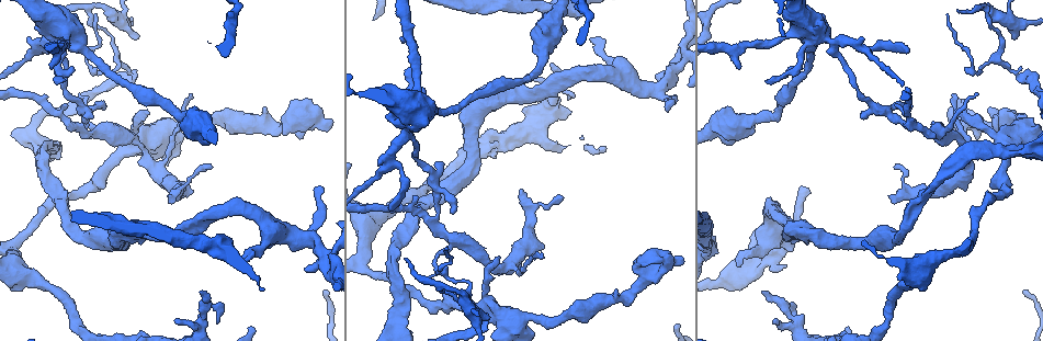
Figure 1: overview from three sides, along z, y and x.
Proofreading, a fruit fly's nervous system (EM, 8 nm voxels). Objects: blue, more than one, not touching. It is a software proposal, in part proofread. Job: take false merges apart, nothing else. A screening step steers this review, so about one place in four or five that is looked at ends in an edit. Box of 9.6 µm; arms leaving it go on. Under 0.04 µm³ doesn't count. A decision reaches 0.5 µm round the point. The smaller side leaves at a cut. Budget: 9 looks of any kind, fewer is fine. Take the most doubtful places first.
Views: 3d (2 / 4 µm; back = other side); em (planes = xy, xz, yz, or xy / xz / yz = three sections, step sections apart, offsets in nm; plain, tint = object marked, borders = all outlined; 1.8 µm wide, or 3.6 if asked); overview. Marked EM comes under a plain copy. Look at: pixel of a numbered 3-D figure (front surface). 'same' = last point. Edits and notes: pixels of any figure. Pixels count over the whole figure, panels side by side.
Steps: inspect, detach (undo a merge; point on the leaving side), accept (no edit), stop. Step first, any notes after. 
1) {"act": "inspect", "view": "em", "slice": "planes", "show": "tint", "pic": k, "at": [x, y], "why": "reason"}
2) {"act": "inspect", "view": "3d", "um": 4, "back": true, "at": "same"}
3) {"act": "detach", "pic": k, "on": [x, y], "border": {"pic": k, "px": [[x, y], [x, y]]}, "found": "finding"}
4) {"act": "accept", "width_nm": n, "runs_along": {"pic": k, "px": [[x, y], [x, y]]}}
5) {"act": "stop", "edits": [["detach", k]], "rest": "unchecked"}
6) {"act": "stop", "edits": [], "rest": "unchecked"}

{"act": "inspect", "view": "3d", "um": 4, "pic": 1, "at": [484, 329], "why": "abrupt turn"}

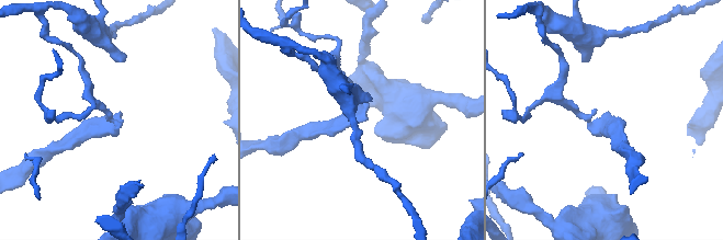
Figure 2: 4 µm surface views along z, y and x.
{"act": "inspect", "view": "em", "slice": "planes", "show": "tint", "pic": 2, "at": [116, 121]}

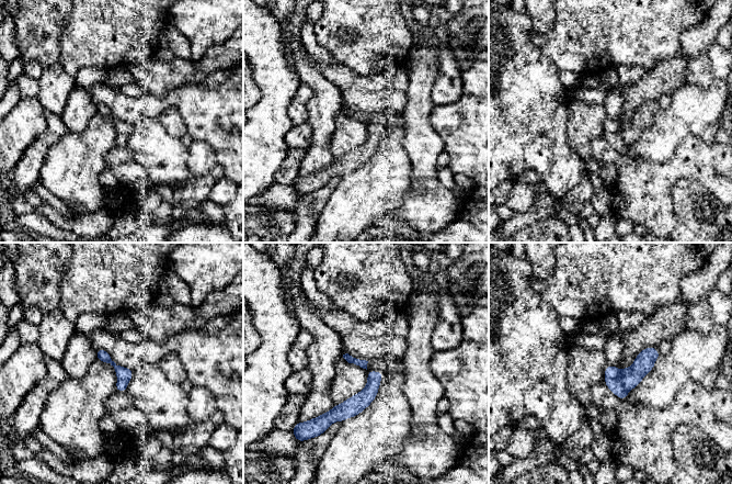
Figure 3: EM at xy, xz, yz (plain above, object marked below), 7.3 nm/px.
{"act": "detach", "pic": 3, "on": [612, 373], "part_leaving": {"pic": 3, "px": [[99, 352], [123, 374], [123, 389]]}, "found": "two neurons meet here"}

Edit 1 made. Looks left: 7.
{"act": "inspect", "view": "em", "um": 3.6, "slice": "yz", "step": 8, "show": "tint", "pic": 1, "at": [1022, 151], "why": "thick turns thin"}

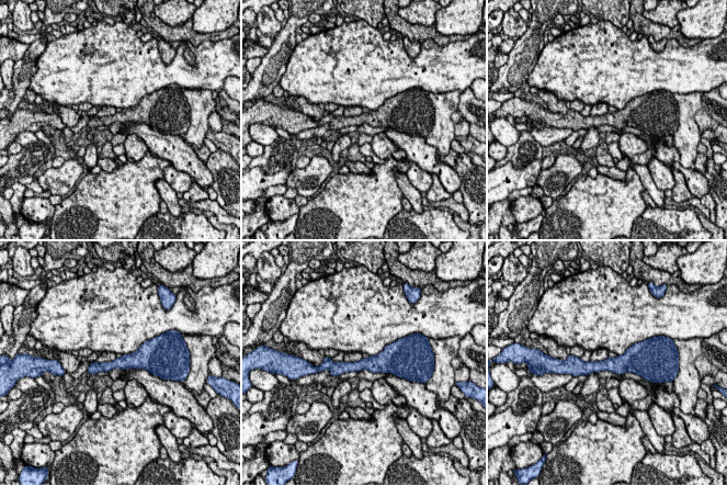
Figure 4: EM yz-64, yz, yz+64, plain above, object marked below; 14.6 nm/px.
{"act": "accept", "width_nm": 220, "runs_along": {"pic": 4, "px": [[396, 362], [358, 366], [332, 364]]}, "found": "one neuron here"}

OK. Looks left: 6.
{"act": "inspect", "view": "3d", "um": 4, "pic": 1, "at": [423, 110]}

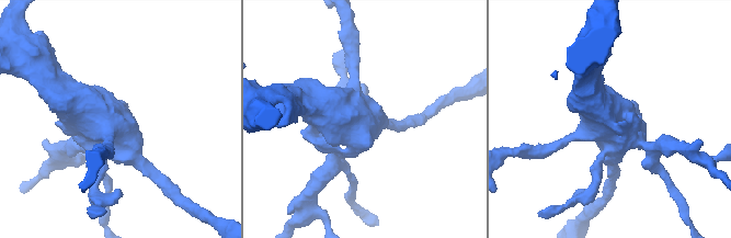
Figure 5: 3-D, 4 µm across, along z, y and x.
{"act": "inspect", "view": "em", "um": 3.6, "slice": "planes", "show": "tint", "pic": 5, "at": [118, 135], "why": "now the EM"}

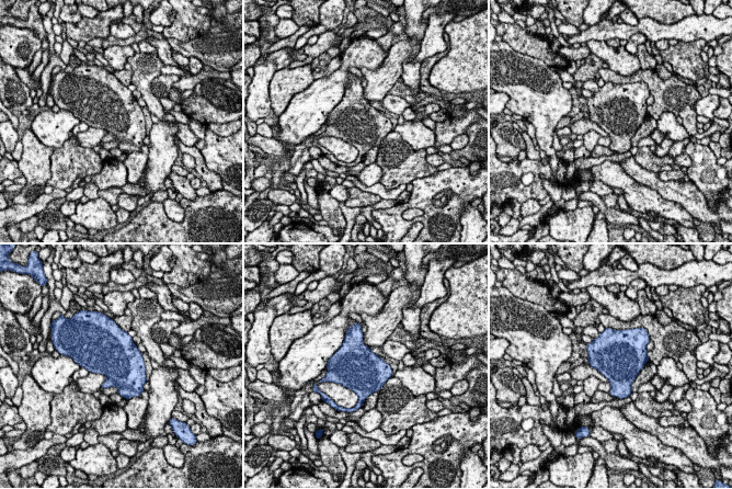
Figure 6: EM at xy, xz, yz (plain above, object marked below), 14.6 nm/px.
{"act": "accept", "width_nm": 650, "found": "one neuron here"}

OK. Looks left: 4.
{"act": "inspect", "view": "overview", "why": "redraw"}

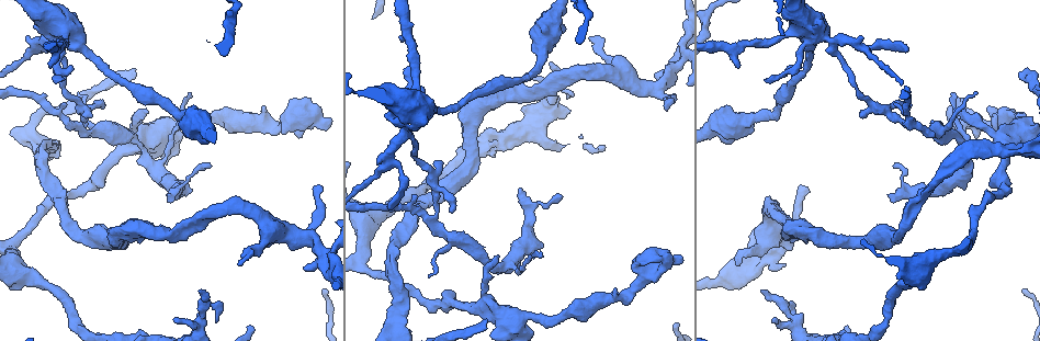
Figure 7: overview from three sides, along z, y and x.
{"act": "inspect", "view": "em", "slice": "planes", "show": "tint", "pic": 7, "at": [676, 65], "why": "sharp bend"}

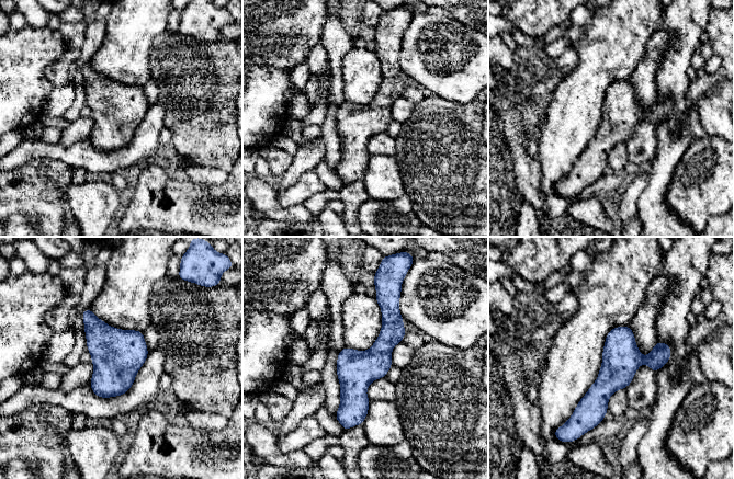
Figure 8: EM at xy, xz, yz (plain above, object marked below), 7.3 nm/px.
{"act": "accept", "width_nm": 280, "runs_along": {"pic": 8, "px": [[382, 296], [388, 338], [353, 381], [349, 423]]}, "found": "continuous, no second neuron"}

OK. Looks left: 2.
{"act": "stop", "edits": [["detach", 3]], "rest": "unchecked"}

